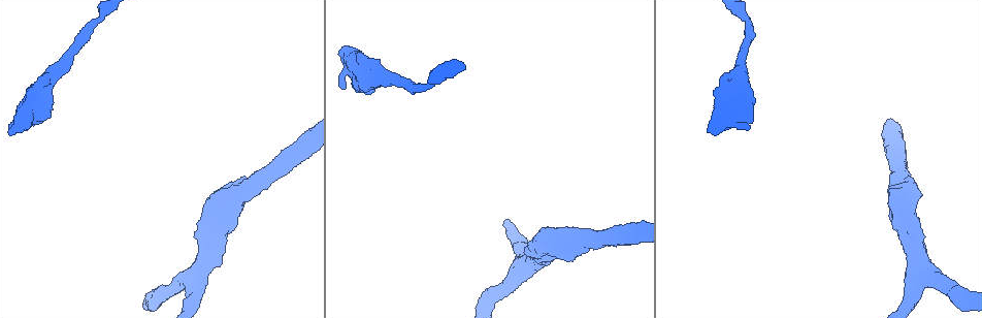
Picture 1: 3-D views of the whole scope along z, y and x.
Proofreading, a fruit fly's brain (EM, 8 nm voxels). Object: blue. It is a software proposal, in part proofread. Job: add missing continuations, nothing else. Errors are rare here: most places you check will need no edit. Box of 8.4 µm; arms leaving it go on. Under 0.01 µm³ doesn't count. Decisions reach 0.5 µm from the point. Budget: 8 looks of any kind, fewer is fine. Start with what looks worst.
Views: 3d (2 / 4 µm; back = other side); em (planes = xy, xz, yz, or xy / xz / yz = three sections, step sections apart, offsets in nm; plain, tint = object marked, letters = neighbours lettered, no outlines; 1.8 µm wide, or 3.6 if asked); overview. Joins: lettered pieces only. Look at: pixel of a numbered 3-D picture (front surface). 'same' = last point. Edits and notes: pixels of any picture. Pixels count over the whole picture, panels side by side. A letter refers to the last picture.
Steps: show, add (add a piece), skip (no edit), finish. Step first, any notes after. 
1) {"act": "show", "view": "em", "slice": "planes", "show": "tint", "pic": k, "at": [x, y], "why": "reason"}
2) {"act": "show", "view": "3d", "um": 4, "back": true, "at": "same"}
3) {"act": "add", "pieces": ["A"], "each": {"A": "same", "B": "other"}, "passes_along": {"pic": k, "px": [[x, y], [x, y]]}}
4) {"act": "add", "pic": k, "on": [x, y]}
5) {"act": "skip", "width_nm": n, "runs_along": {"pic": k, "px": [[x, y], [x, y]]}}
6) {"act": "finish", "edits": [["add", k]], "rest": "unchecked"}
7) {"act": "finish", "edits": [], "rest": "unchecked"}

{"act": "show", "view": "em", "slice": "planes", "show": "letters", "pic": 1, "at": [748, 128]}

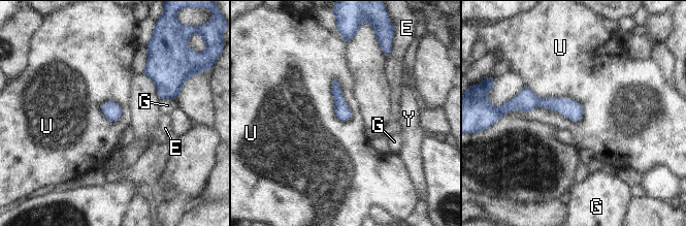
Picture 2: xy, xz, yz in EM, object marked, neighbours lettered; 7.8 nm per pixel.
{"act": "skip", "longest_contact_nm": ["U", 600], "each": {"E": "other", "G": "other", "U": "other", "Y": "other"}, "runs_along": {"pic": 2, "px": [[516, 104], [558, 103], [580, 114]]}, "found": "none of them fits"}

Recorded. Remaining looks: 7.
{"act": "show", "view": "em", "slice": "planes", "show": "letters", "pic": 1, "at": [391, 78], "why": "sudden change in width"}

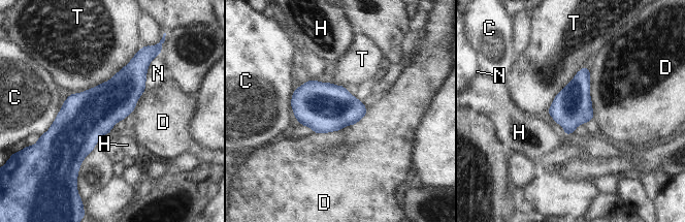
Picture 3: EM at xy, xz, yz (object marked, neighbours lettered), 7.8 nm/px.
{"act": "skip", "longest_contact_nm": ["T", 600], "each": {"C": "other", "D": "other", "H": "other", "N": "other", "T": "other"}, "border": {"pic": 3, "px": [[366, 113], [337, 130], [314, 132]]}, "found": "no lettered piece goes on from it"}

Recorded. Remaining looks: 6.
{"act": "show", "view": "em", "um": 3.6, "slice": "xy", "step": 8, "show": "letters", "pic": 1, "at": [533, 263], "why": "three arms meet"}

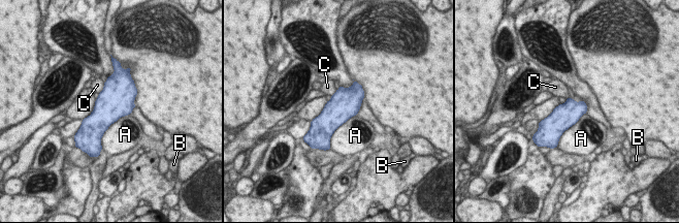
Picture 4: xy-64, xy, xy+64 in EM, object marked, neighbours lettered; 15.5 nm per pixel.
{"act": "skip", "each": {"A": "other", "B": "other", "C": "other"}, "border": {"pic": 4, "px": [[104, 83], [104, 87], [98, 93]]}, "found": "none of them fits"}

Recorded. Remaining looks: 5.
{"act": "finish", "edits": [], "rest": "unchecked"}

